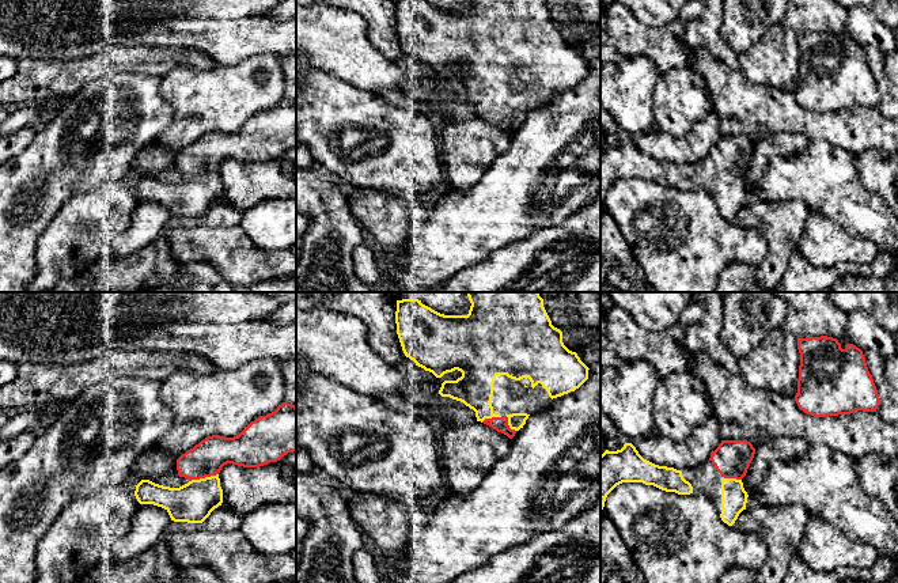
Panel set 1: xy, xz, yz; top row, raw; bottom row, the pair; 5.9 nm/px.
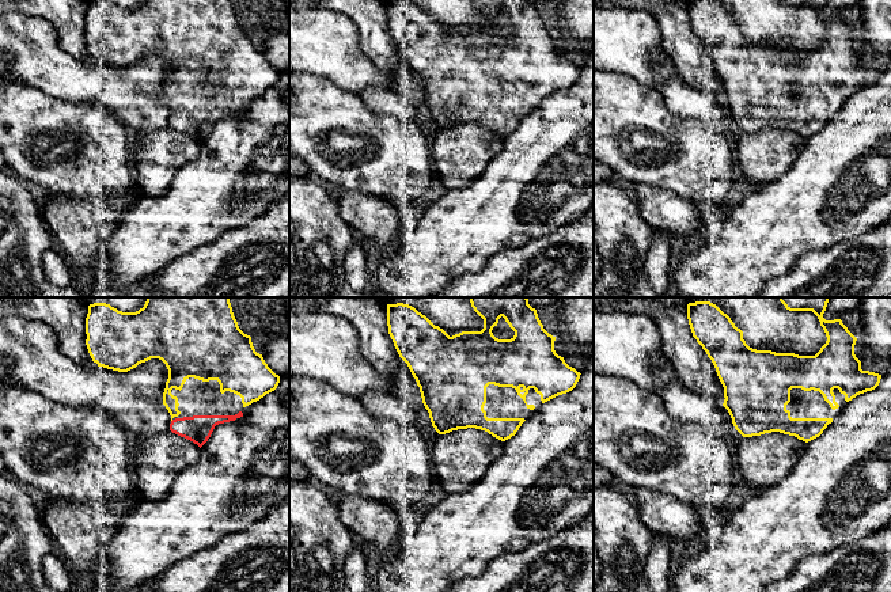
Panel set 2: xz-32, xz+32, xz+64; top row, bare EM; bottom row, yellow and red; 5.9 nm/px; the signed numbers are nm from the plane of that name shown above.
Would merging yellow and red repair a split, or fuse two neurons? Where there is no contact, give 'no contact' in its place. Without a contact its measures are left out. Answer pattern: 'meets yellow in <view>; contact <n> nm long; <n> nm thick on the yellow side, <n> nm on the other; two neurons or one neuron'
meets yellow in xy; contact 180 nm long; 240 nm thick on the yellow side, 200 nm on the other; one neuron

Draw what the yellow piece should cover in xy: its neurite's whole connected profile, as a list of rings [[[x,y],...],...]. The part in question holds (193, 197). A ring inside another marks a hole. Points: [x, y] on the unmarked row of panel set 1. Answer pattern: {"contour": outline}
{"contour": [[[283,98],[274,107],[251,117],[238,132],[212,130],[182,149],[177,155],[177,166],[181,173],[189,175],[187,179],[170,183],[141,175],[136,181],[134,192],[140,200],[164,204],[174,217],[202,219],[223,198],[219,169],[224,160],[259,163],[277,158],[293,147],[296,147],[296,102]]]}

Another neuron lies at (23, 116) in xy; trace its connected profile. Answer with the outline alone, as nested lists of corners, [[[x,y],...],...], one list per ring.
[[[60,98],[49,103],[42,105],[23,105],[8,114],[8,117],[0,122],[0,137],[12,135],[24,126],[30,126],[39,114],[42,114],[49,106],[58,111],[71,98]]]

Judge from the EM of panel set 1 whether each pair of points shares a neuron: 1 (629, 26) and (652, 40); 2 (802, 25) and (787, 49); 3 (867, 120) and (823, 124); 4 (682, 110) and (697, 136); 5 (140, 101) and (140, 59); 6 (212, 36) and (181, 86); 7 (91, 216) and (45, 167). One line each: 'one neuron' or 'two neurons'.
1: one neuron
2: two neurons
3: one neuron
4: two neurons
5: two neurons
6: two neurons
7: two neurons

